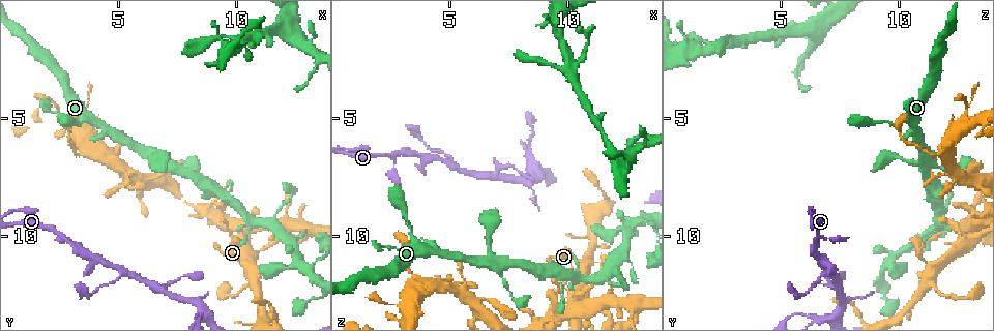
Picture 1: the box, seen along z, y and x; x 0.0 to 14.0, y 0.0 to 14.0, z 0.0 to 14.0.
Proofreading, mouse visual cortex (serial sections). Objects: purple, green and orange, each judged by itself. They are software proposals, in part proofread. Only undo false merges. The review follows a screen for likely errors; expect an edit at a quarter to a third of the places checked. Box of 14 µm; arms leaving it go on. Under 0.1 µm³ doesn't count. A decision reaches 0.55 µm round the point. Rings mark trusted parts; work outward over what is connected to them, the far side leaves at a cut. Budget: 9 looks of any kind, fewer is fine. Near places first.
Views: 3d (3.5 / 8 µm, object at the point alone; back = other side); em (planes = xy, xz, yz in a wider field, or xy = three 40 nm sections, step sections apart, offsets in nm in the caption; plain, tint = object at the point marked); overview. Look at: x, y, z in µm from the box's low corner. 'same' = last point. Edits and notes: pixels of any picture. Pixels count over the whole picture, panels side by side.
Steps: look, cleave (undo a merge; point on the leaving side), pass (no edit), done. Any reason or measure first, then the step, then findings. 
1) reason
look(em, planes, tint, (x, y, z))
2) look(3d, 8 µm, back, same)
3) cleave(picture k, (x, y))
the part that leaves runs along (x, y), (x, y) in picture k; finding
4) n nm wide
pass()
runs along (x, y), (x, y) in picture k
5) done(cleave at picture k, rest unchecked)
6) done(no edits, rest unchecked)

two arms in line, one across
look(3d, 3.5 µm, (5.0, 11.4, 7.0))

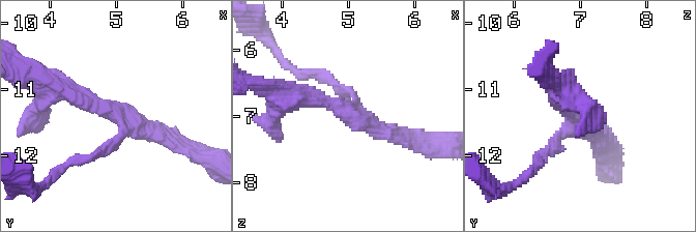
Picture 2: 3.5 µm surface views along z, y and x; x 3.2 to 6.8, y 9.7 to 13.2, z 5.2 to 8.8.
3 arms; arms of 150, 250, 300 nm; need the tissue
look(em, xy, step 5, tint, (5.00, 11.35, 6.95))

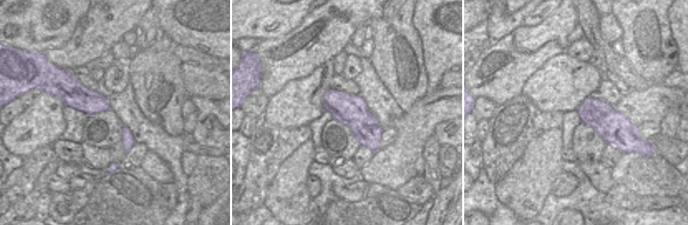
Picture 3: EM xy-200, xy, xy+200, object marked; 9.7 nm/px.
pass()
runs along (59, 87), (120, 112), (174, 144) in picture 2; continuous, no second cell

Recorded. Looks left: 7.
sudden change in width
look(3d, 8 µm, (8.4, 13.4, 6.4))

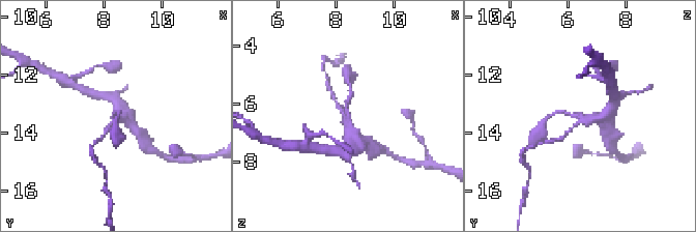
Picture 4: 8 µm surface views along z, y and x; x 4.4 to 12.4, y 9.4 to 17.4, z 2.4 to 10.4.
shape alone is not enough
look(em, planes, tint, (8.5, 13.3, 6.5))

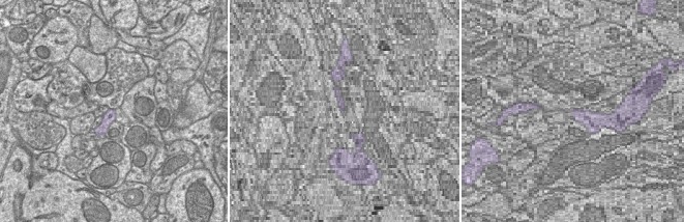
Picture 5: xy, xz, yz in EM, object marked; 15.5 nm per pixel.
cleave(picture 4, (332, 96))
a second cell is stuck on

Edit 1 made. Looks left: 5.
look(overview)

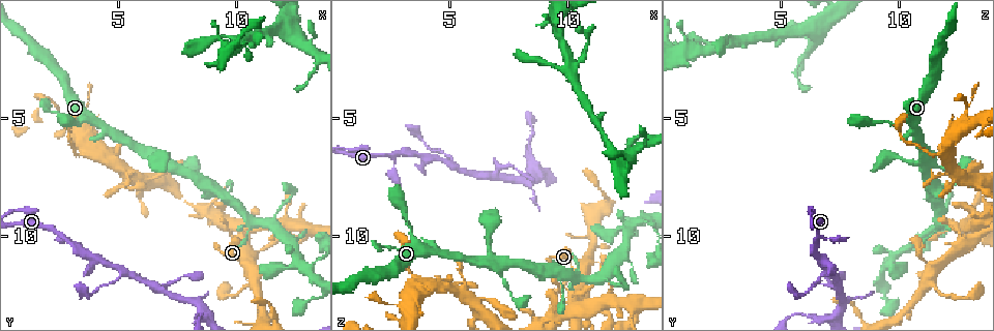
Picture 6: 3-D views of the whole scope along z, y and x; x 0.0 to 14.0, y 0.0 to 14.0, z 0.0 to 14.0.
a narrow waist
look(3d, 3.5 µm, back, (12.6, 11.0, 9.6))

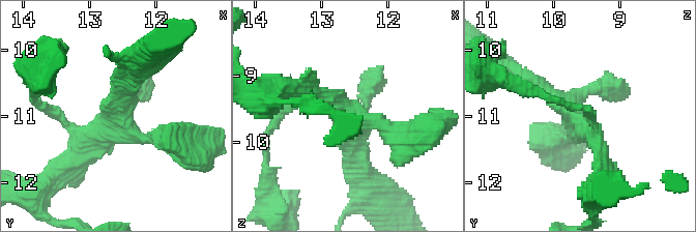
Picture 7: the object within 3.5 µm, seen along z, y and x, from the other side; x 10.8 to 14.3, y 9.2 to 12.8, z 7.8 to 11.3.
now the EM
look(em, xy, step 1, plain, (12.50, 11.10, 9.65))

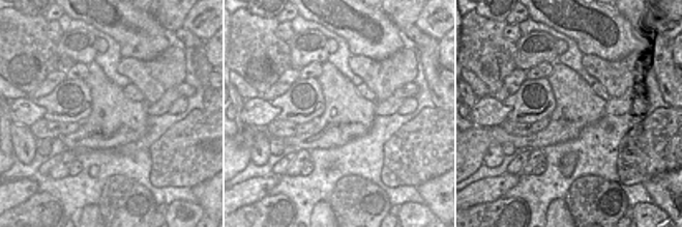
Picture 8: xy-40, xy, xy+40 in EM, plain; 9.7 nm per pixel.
where the object lies
look(em, xy, step 1, tint, same)

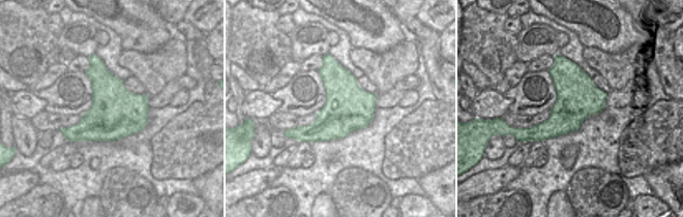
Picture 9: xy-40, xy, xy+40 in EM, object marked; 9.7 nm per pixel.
pass()
runs along (528, 82), (571, 110), (602, 165) in picture 7; one cell here

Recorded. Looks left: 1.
done(cleave at picture 4, rest unchecked)

